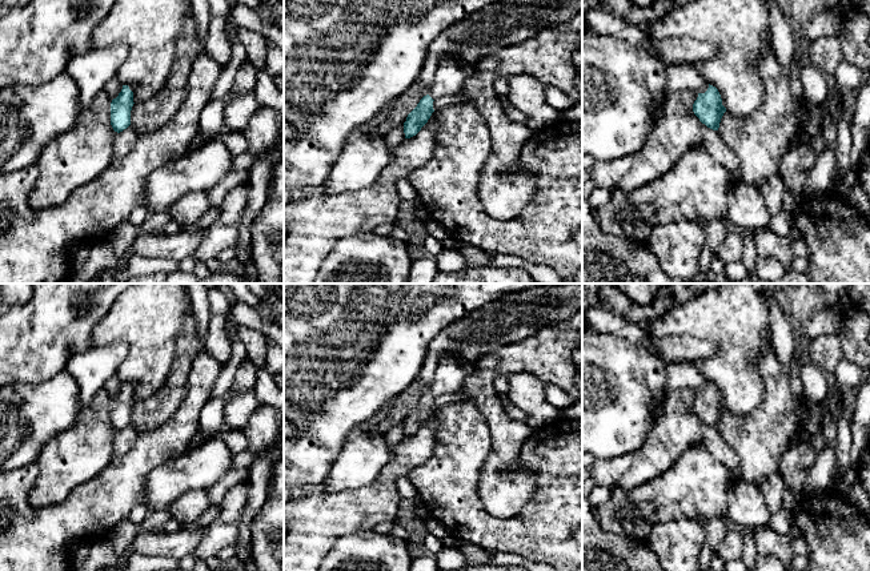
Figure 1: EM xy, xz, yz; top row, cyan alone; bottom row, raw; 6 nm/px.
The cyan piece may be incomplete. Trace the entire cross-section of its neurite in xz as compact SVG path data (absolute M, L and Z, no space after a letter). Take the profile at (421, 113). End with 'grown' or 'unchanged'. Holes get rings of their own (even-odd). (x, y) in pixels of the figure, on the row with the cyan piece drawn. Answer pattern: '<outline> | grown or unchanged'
M445 56L434 75L429 93L420 100L404 122L405 138L416 136L428 122L434 112L433 101L436 98L461 93L466 80L473 73L474 67L462 64L450 56Z | grown

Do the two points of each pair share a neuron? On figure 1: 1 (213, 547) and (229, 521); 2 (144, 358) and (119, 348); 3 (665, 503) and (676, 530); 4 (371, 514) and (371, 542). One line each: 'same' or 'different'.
1: same
2: different
3: different
4: different

